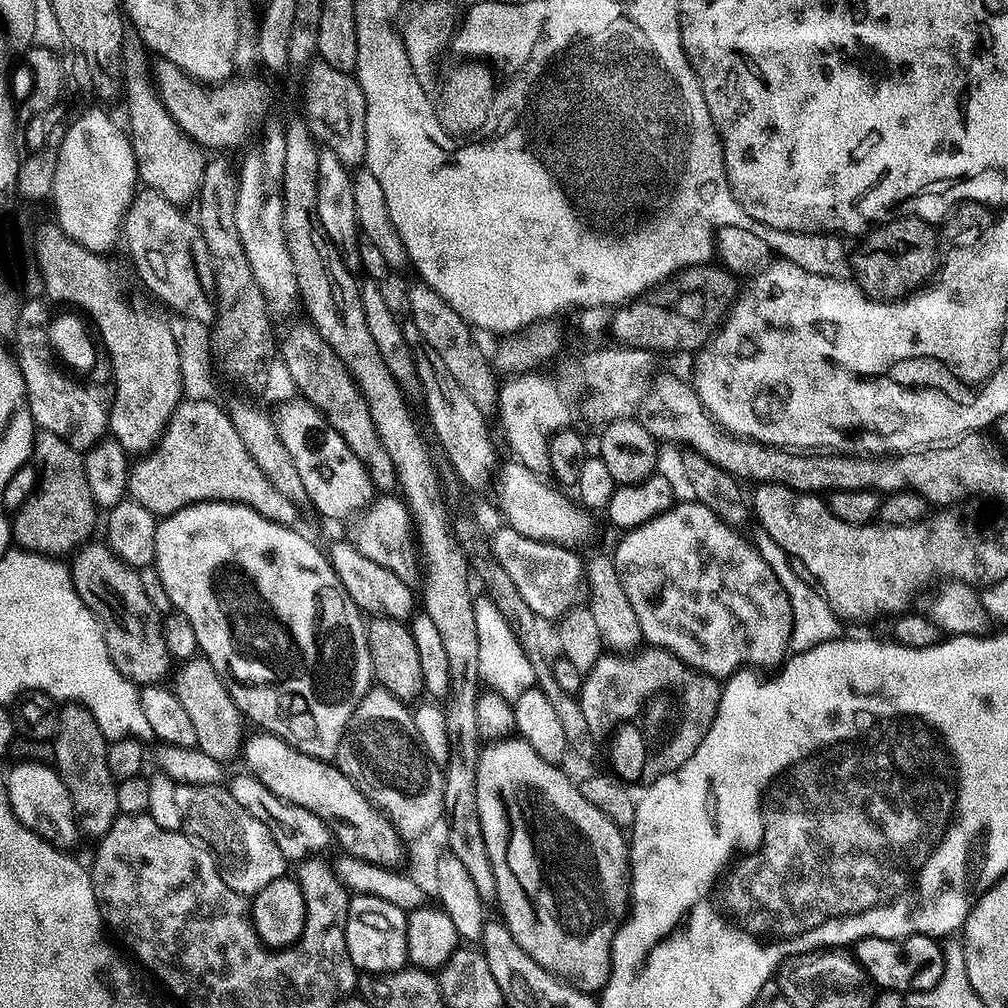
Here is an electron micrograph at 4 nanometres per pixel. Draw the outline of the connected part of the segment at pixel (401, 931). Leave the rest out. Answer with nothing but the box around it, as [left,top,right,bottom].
[346,895,408,974]

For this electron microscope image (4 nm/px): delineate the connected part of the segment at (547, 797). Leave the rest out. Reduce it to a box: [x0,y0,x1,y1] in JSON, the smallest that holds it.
[477,738,632,994]

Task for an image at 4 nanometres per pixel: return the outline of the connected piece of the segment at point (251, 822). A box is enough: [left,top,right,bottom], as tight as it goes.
[174,783,286,898]

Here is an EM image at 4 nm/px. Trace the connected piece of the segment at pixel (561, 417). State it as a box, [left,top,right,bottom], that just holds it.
[498,374,569,474]

